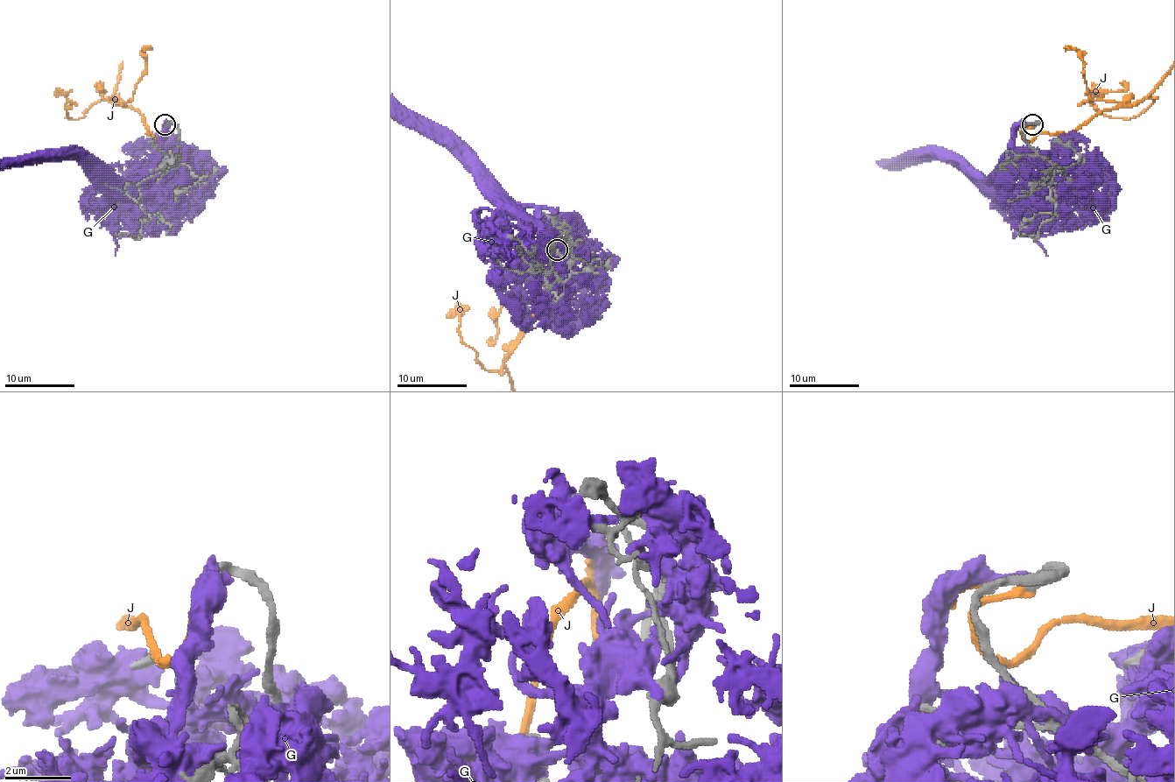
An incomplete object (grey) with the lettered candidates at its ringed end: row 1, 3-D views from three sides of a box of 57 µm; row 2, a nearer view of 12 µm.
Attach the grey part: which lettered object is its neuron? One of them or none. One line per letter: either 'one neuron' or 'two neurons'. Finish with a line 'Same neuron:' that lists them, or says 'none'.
G: two neurons
J: one neuron
Same neuron: J

